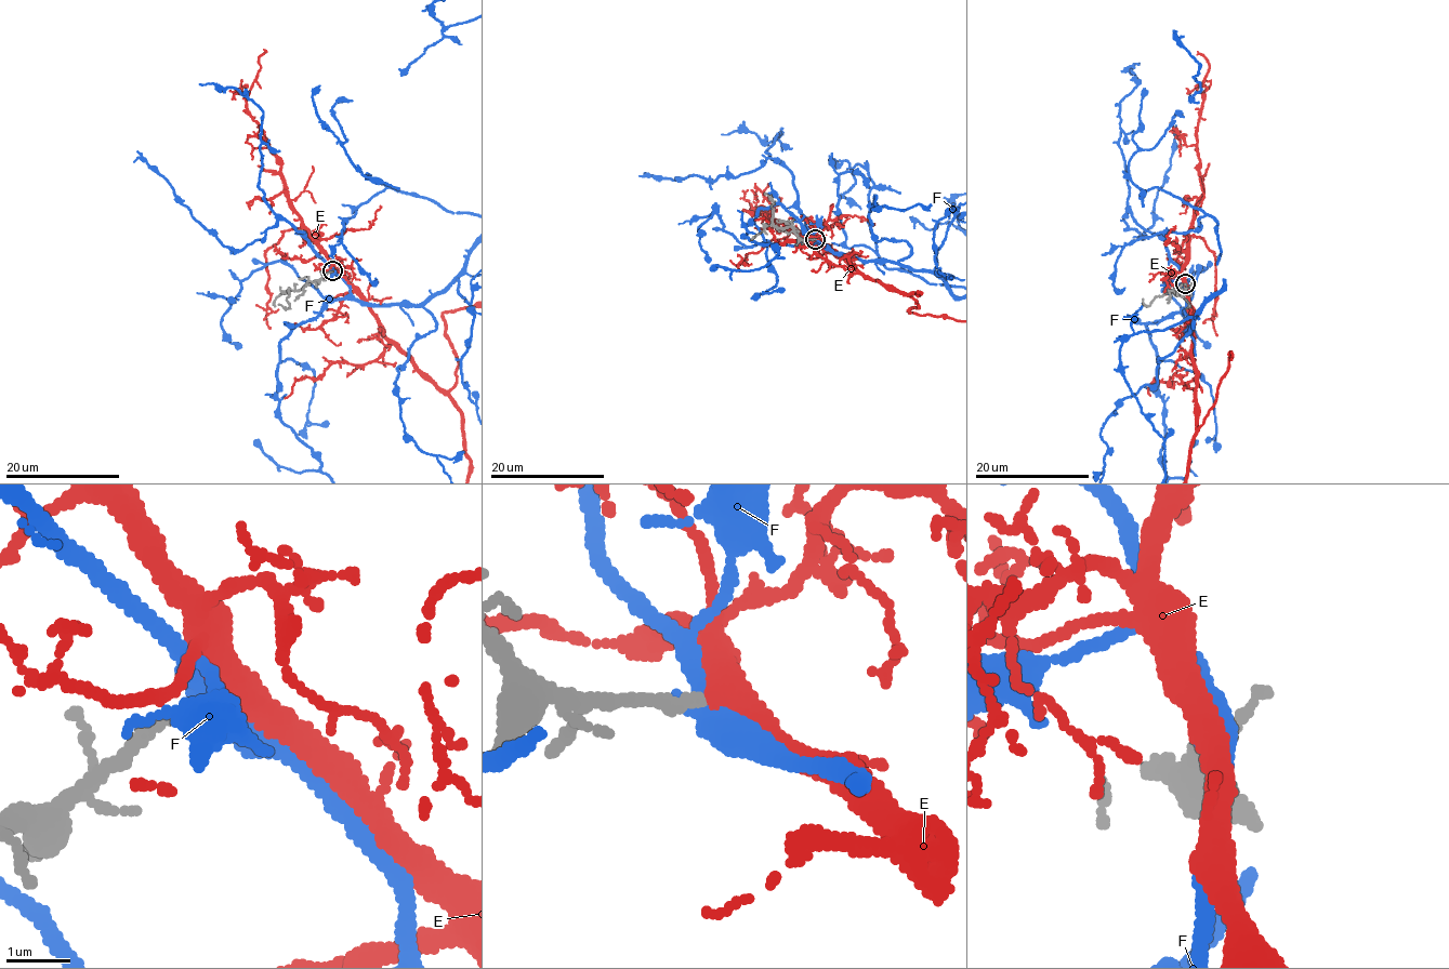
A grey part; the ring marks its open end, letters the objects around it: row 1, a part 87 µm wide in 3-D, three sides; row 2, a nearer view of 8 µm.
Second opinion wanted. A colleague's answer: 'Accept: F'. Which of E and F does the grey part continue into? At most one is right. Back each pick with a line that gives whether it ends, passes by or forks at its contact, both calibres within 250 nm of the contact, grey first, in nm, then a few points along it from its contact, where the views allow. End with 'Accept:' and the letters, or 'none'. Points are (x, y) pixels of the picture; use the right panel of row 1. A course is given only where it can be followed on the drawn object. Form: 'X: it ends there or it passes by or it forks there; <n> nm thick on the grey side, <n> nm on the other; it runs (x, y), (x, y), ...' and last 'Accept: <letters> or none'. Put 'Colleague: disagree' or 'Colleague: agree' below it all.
E: it passes by; 180 nm thick on the grey side, 460 nm on the other
Accept: E
Colleague: disagree

